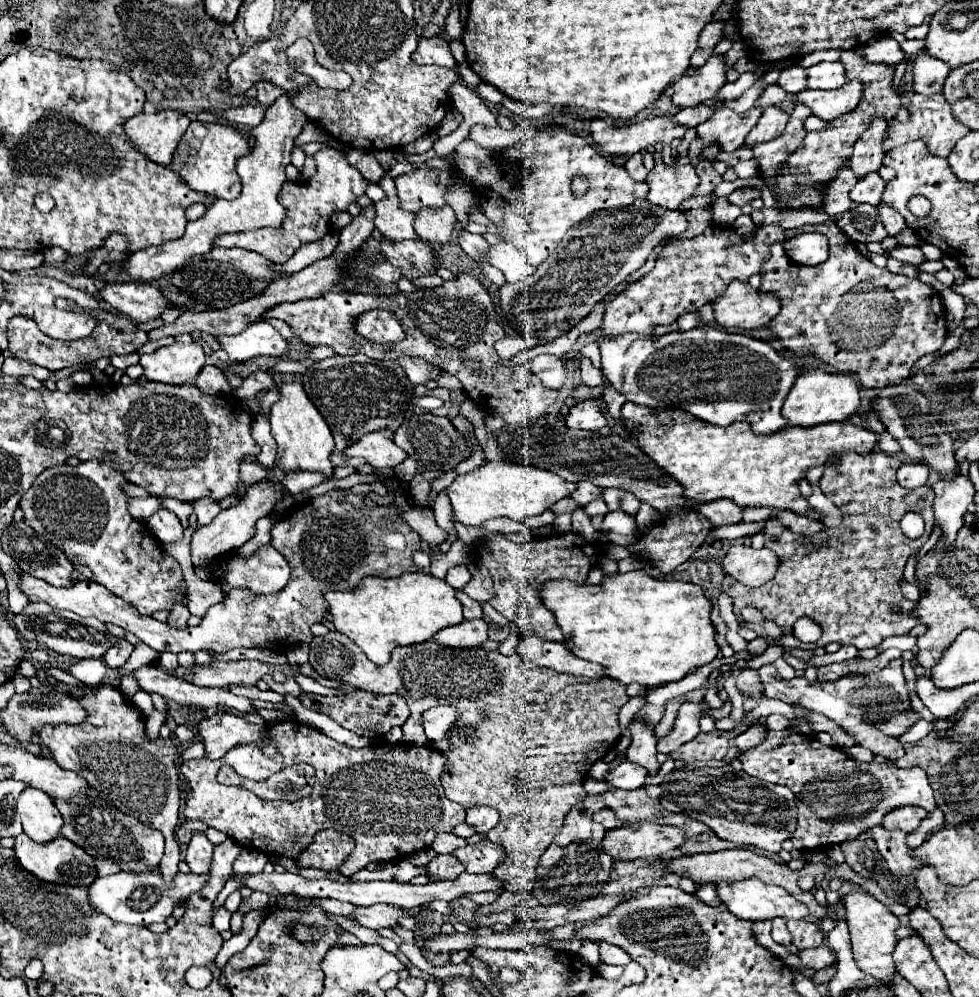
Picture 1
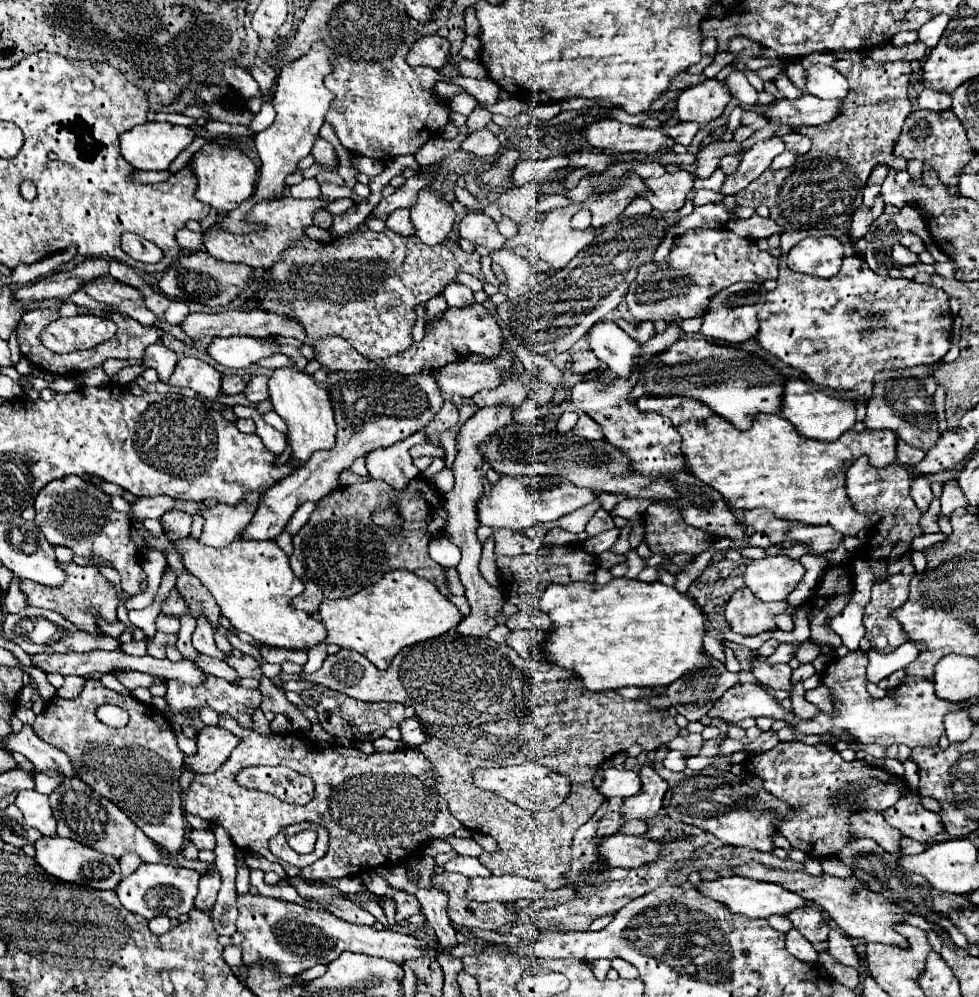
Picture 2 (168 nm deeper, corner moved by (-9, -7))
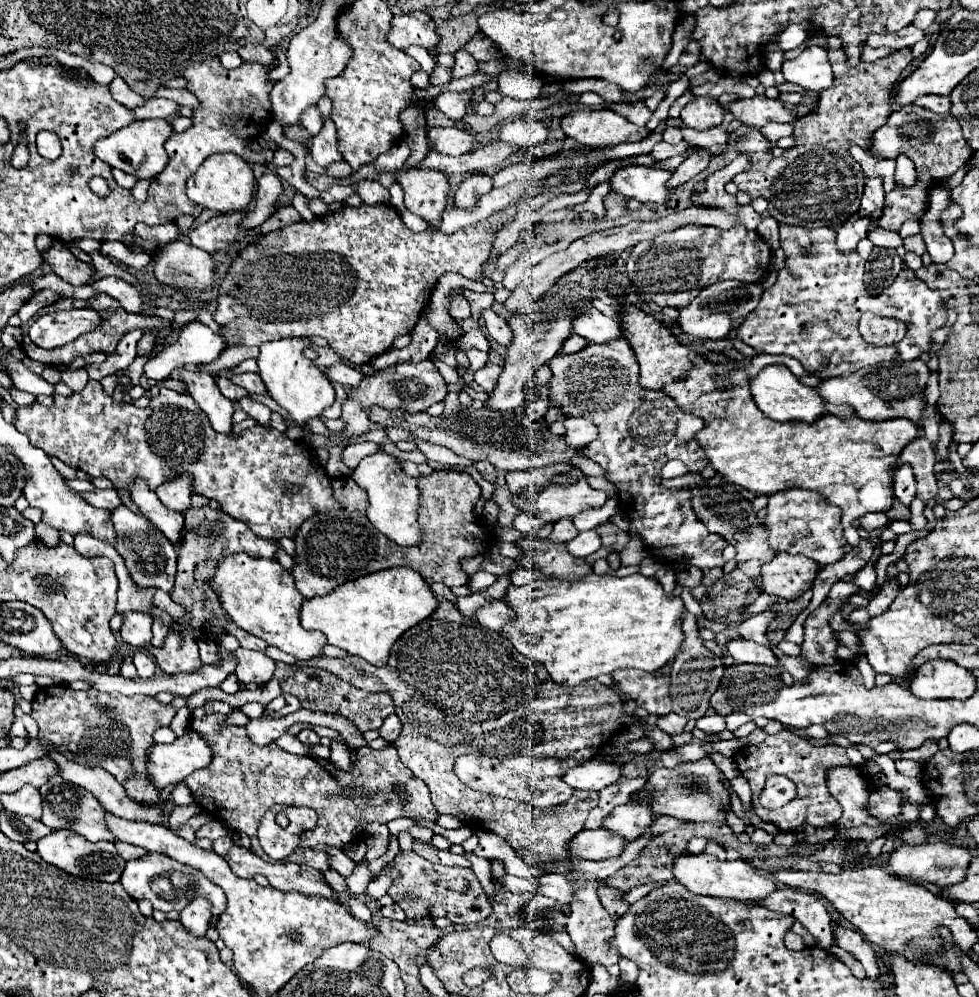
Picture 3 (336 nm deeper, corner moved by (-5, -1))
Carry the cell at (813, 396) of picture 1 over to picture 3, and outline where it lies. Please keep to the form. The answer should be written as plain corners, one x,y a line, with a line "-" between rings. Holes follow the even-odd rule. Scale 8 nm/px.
770,364
762,368
756,376
750,378
750,392
758,408
772,420
778,422
792,422
792,420
802,420
802,422
814,422
824,414
824,400
816,392
816,388
804,386
786,366
776,366

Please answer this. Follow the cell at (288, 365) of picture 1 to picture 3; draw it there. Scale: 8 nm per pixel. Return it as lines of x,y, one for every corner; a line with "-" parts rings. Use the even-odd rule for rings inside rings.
342,362
332,364
332,366
330,366
330,368
326,368
324,372
326,372
326,376
328,376
330,380
340,382
340,384
350,386
350,388
358,386
358,382
360,382
360,380
366,376
364,372
360,372
360,370
356,370
356,368
350,368
350,366
342,364

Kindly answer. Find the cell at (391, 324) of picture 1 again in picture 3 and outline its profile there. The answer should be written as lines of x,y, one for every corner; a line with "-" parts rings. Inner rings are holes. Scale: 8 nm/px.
518,202
510,206
510,210
492,214
486,222
466,226
448,236
438,230
412,232
390,204
344,204
332,214
324,214
308,222
294,222
270,232
262,236
258,246
248,246
242,250
242,254
236,254
220,284
212,318
218,322
218,326
222,326
220,336
226,338
226,348
260,346
270,340
294,336
322,336
342,360
358,366
366,364
378,354
390,350
398,336
414,330
442,274
456,272
472,280
480,278
480,266
492,252
496,228
514,220
516,214

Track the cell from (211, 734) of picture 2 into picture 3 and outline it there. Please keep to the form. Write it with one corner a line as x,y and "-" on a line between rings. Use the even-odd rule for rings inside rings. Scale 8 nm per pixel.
192,730
172,744
154,744
148,754
148,774
158,790
182,782
188,774
204,768
212,760
210,746

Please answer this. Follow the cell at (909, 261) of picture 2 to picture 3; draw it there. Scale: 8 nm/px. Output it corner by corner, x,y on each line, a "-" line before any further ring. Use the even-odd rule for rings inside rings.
876,226
874,230
868,232
868,240
874,246
880,246
880,248
898,248
898,246
902,246
902,238
900,238
898,232
890,232
890,230
884,230
880,226

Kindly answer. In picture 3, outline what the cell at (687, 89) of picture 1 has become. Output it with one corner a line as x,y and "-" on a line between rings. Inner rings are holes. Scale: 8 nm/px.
694,98
682,110
682,122
694,130
710,130
724,120
724,108
714,98

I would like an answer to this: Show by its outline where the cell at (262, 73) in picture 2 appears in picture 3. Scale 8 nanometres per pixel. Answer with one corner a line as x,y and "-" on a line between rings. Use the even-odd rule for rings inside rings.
244,44
238,48
238,54
244,62
258,62
264,66
272,66
274,56
270,50
266,50
262,44

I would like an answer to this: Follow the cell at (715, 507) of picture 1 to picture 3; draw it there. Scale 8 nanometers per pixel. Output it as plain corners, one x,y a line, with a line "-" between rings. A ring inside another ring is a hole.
782,490
778,494
772,494
768,500
768,516
766,516
766,534
770,540
770,546
776,552
788,552
788,554
804,554
812,560
816,560
820,566
838,562
844,554
846,538
842,532
840,522
842,510
838,506
830,506
828,502
822,502
818,494
812,490

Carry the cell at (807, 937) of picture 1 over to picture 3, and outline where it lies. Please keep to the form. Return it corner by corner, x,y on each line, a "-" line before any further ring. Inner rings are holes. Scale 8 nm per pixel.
782,888
774,894
768,894
758,902
776,912
792,914
810,934
818,938
818,946
828,950
832,946
832,932
830,932
830,916
824,904
814,896
806,894
798,888

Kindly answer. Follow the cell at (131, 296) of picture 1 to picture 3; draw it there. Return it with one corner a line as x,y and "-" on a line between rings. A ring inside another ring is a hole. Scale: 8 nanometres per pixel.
54,240
52,246
42,252
42,258
44,258
44,262
50,264
52,272
68,284
74,284
74,286
86,284
92,276
92,264
76,260
70,254
70,250
66,248
66,244
62,244
58,240

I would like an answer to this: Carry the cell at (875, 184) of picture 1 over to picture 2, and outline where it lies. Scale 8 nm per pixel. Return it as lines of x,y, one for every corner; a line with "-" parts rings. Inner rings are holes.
882,196
874,198
874,206
866,208
860,206
854,214
852,214
852,226
850,226
850,238
858,240
868,232
868,226
874,222
874,218
878,218
884,212
884,200

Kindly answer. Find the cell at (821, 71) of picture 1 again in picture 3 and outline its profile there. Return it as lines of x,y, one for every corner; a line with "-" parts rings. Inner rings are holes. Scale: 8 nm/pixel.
808,46
798,58
784,60
782,74
786,82
798,84
810,92
822,92
834,82
828,52
820,46

